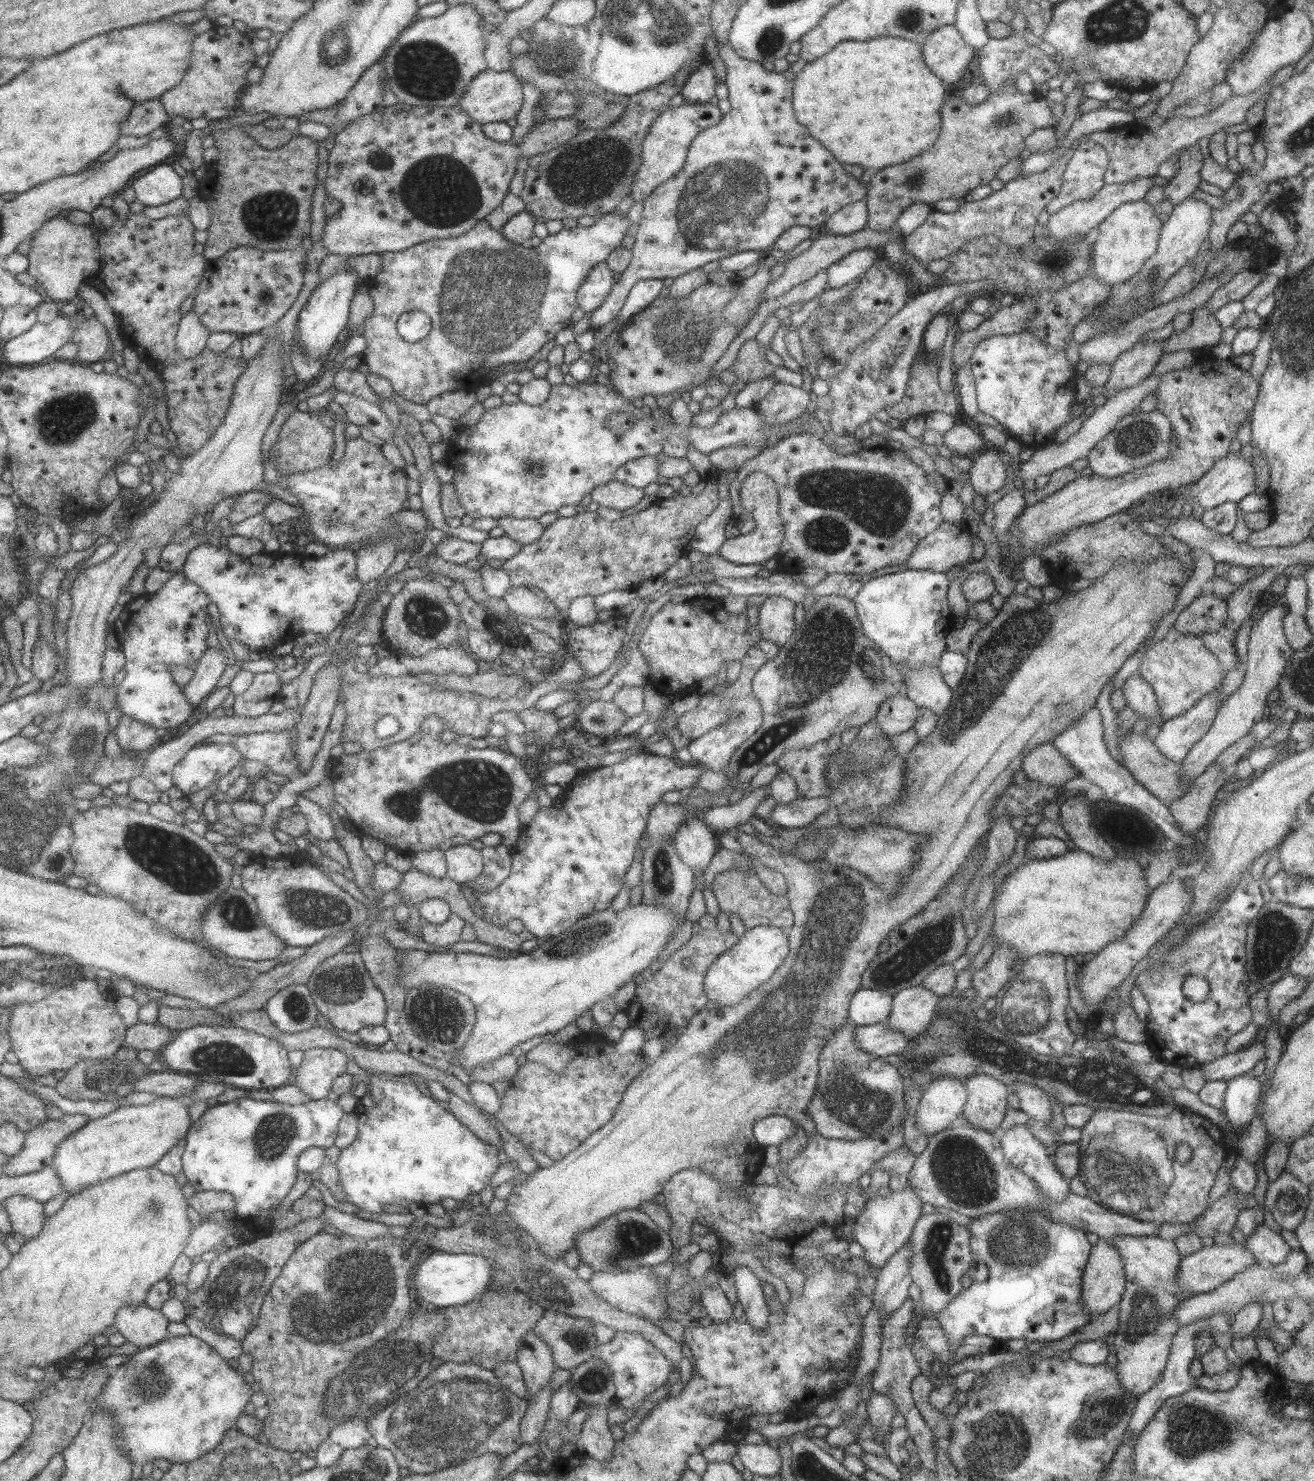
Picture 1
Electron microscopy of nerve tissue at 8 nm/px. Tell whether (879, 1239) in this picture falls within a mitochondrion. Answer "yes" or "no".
no

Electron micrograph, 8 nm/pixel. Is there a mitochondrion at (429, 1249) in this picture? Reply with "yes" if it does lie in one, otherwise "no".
no

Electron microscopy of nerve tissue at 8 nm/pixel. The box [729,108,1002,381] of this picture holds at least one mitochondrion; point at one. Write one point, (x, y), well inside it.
(914, 180)

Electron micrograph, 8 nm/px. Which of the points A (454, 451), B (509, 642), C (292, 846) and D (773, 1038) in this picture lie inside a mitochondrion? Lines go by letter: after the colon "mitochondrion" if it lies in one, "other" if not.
A: other
B: other
C: other
D: mitochondrion

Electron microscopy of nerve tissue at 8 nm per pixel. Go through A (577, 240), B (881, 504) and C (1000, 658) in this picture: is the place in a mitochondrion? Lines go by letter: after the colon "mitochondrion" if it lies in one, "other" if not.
A: other
B: mitochondrion
C: mitochondrion

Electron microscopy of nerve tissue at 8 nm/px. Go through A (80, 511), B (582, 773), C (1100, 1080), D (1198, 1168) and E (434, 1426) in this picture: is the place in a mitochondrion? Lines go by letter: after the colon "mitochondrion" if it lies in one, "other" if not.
A: other
B: other
C: mitochondrion
D: other
E: mitochondrion

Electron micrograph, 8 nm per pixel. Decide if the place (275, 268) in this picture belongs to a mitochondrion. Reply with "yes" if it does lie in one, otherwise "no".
yes

